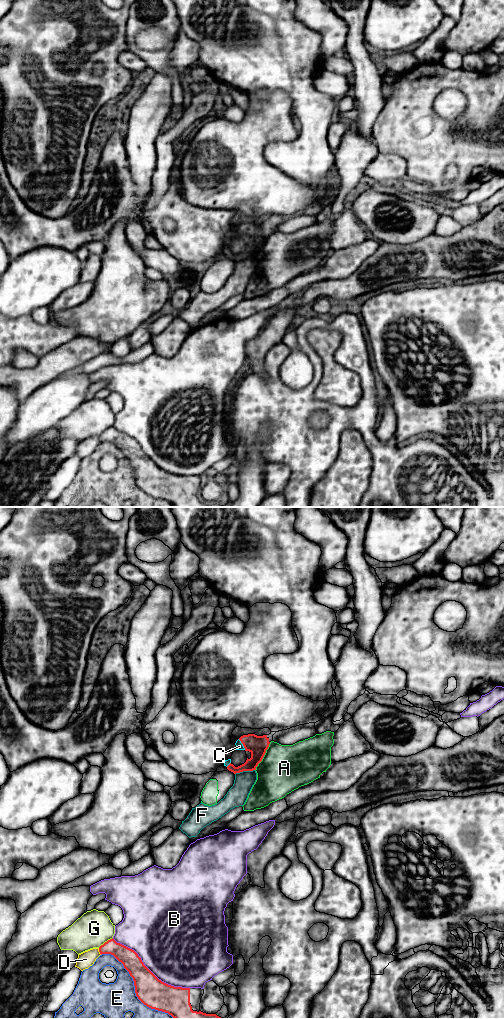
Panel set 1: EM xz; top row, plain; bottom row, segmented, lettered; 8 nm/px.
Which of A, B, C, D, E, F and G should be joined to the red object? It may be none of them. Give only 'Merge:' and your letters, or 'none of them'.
Merge: C

